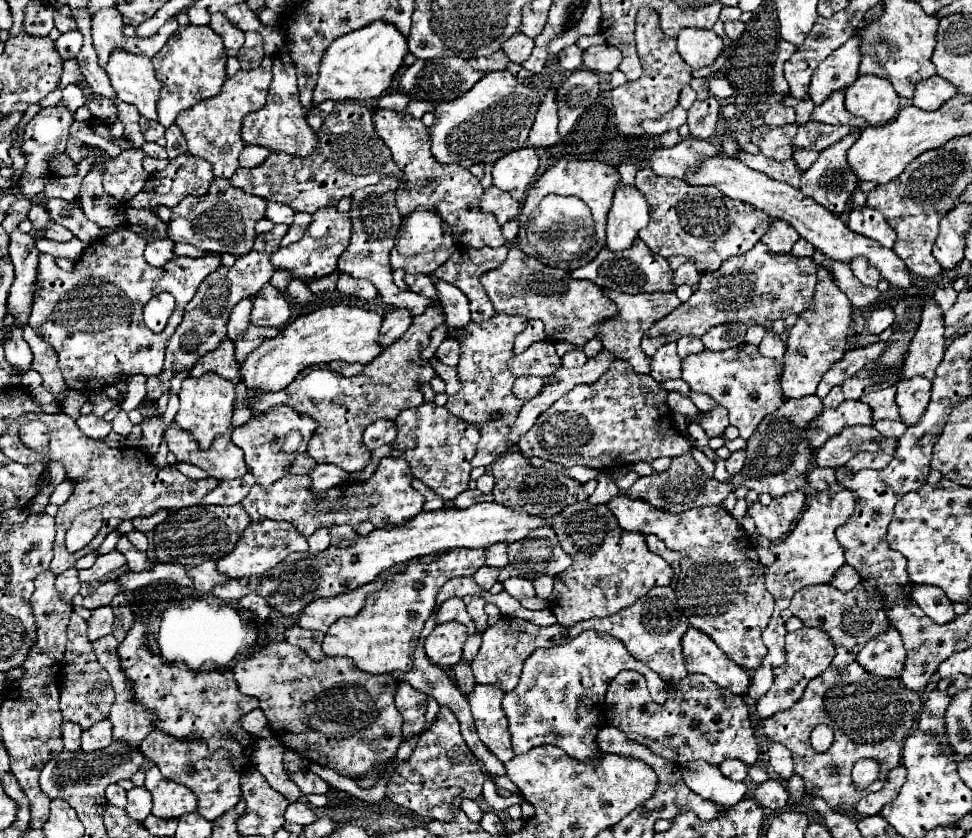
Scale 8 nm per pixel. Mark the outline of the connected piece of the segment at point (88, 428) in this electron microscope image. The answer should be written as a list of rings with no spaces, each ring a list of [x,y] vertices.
[[[94,414],[90,416],[80,416],[76,420],[78,428],[88,436],[88,438],[94,438],[94,440],[104,440],[108,436],[108,432],[112,430],[112,424],[102,420],[102,418],[96,418]]]

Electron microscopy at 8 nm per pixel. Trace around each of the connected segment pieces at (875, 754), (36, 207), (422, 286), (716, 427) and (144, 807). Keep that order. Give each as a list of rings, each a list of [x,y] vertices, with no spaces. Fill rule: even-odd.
[[[852,662],[852,666],[842,668],[842,670],[830,666],[820,676],[816,676],[816,680],[810,680],[808,688],[804,690],[804,696],[788,712],[778,712],[776,716],[772,716],[772,720],[764,722],[764,734],[768,740],[778,742],[792,752],[794,774],[804,778],[804,788],[810,796],[822,798],[830,808],[836,808],[838,804],[854,806],[860,798],[868,796],[870,792],[880,790],[884,786],[888,772],[900,764],[902,744],[908,738],[908,734],[914,726],[914,720],[920,714],[920,708],[922,708],[922,698],[916,696],[916,692],[908,692],[908,688],[904,688],[904,684],[900,680],[880,680],[880,676],[868,676],[868,672],[864,672],[856,662]],[[818,724],[826,724],[834,732],[832,748],[828,748],[822,754],[814,752],[814,748],[810,746],[810,734]],[[862,758],[870,758],[880,764],[878,780],[874,780],[864,790],[856,788],[850,778],[852,766]],[[830,768],[836,768],[836,774],[832,774]]]
[[[34,202],[32,208],[30,208],[30,212],[28,212],[28,218],[30,218],[34,230],[46,230],[50,226],[50,216],[48,216],[44,204]]]
[[[406,274],[404,276],[404,282],[406,282],[408,290],[412,290],[416,294],[422,294],[422,296],[428,296],[428,298],[434,298],[436,296],[434,284],[424,274]]]
[[[714,406],[710,412],[702,412],[698,418],[686,418],[686,422],[696,422],[708,434],[708,438],[722,436],[728,428],[728,410],[722,406]]]
[[[132,788],[128,792],[128,806],[126,806],[126,812],[142,822],[152,810],[152,800],[150,800],[150,792],[146,788]]]

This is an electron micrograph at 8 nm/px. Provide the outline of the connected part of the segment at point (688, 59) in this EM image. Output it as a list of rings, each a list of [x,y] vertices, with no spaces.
[[[684,28],[678,36],[678,54],[690,68],[712,66],[724,52],[724,42],[714,30]]]

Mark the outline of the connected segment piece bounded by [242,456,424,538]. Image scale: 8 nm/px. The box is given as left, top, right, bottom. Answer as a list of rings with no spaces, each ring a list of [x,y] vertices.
[[[390,456],[380,460],[378,470],[366,482],[354,482],[330,488],[328,492],[308,492],[308,476],[284,476],[276,480],[268,490],[258,484],[252,486],[250,494],[242,500],[242,506],[250,514],[252,520],[270,518],[270,520],[286,520],[296,524],[302,536],[314,534],[318,528],[332,528],[338,524],[356,526],[364,520],[372,522],[376,528],[384,528],[388,524],[402,524],[414,518],[424,506],[424,496],[416,492],[412,486],[412,472],[406,460],[392,460]]]

